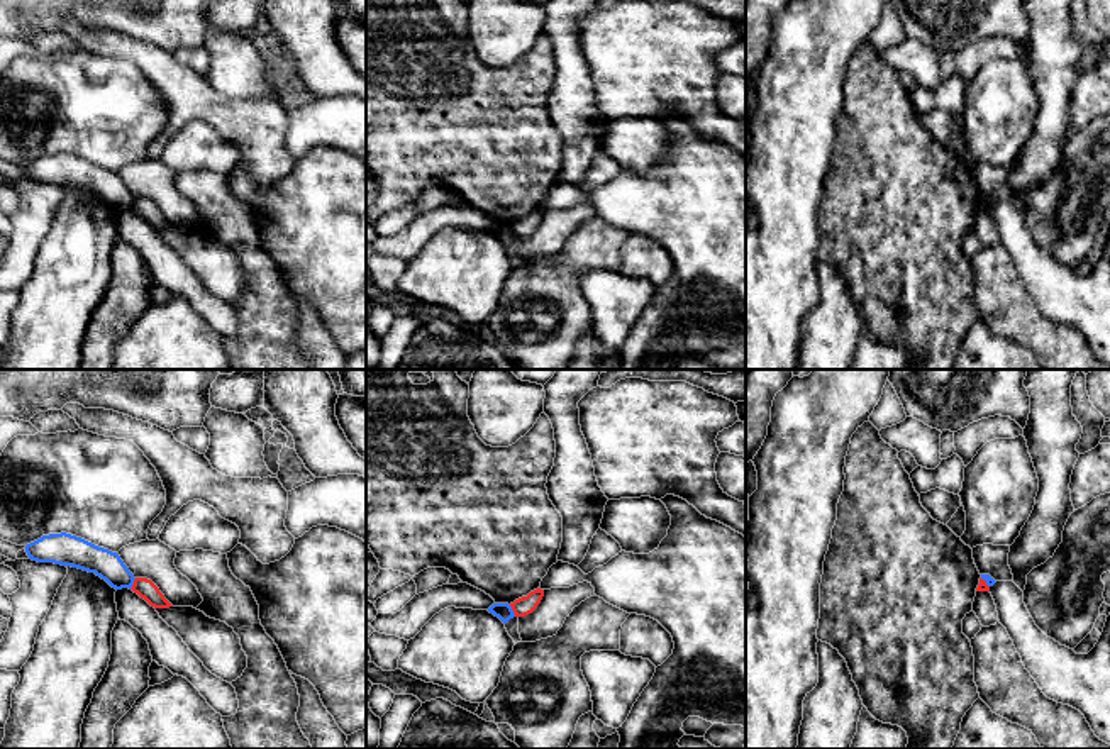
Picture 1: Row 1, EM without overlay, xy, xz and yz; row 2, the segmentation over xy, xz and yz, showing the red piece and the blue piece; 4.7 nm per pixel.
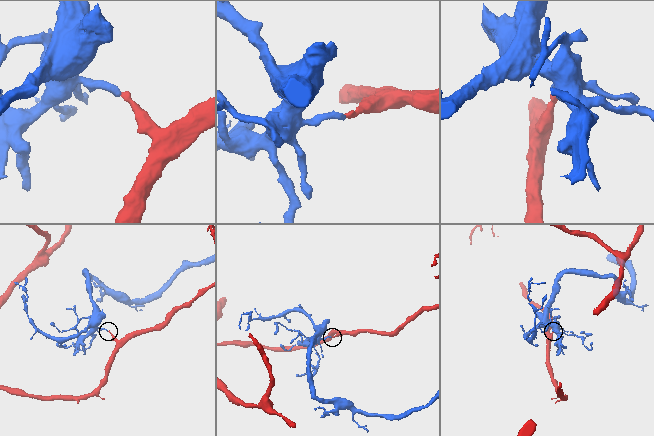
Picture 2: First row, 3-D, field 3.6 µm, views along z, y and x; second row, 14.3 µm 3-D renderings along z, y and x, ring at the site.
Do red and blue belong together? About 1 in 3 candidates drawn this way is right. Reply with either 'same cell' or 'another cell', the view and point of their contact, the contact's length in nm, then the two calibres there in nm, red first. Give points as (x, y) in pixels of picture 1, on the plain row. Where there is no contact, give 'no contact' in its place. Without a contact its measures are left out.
another cell; contact xy (134, 204); length 70 nm; calibres 90 and 140 nm

